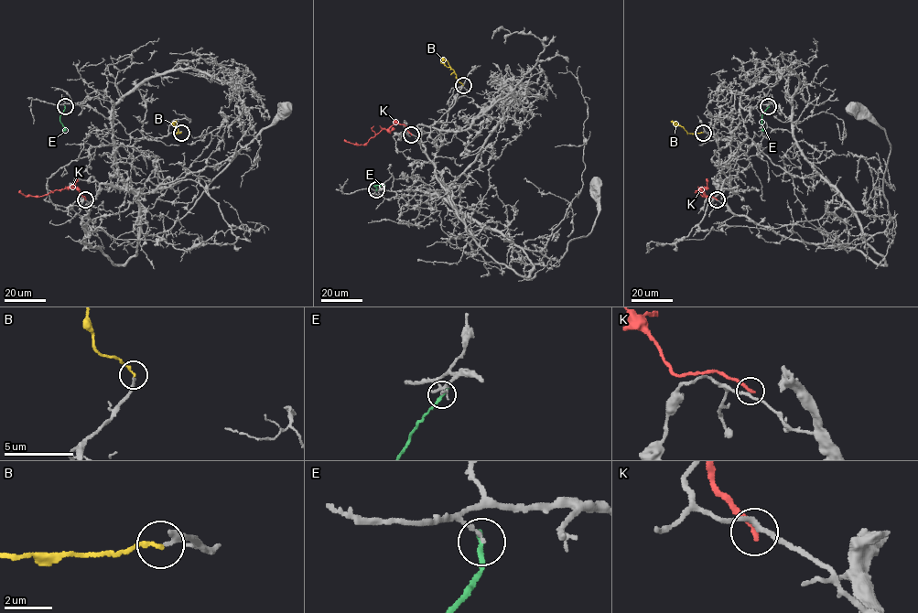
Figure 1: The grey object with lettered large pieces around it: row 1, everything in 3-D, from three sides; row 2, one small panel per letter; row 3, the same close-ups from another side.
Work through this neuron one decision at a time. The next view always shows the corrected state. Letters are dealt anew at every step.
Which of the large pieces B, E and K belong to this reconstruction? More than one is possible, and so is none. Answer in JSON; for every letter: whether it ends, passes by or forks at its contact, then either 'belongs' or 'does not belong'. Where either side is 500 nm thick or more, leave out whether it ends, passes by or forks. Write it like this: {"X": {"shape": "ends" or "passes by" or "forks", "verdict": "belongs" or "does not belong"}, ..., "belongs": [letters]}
{"B": {"shape": "ends", "verdict": "does not belong"}, "E": {"shape": "ends", "verdict": "does not belong"}, "K": {"shape": "ends", "verdict": "does not belong"}, "belongs": []}

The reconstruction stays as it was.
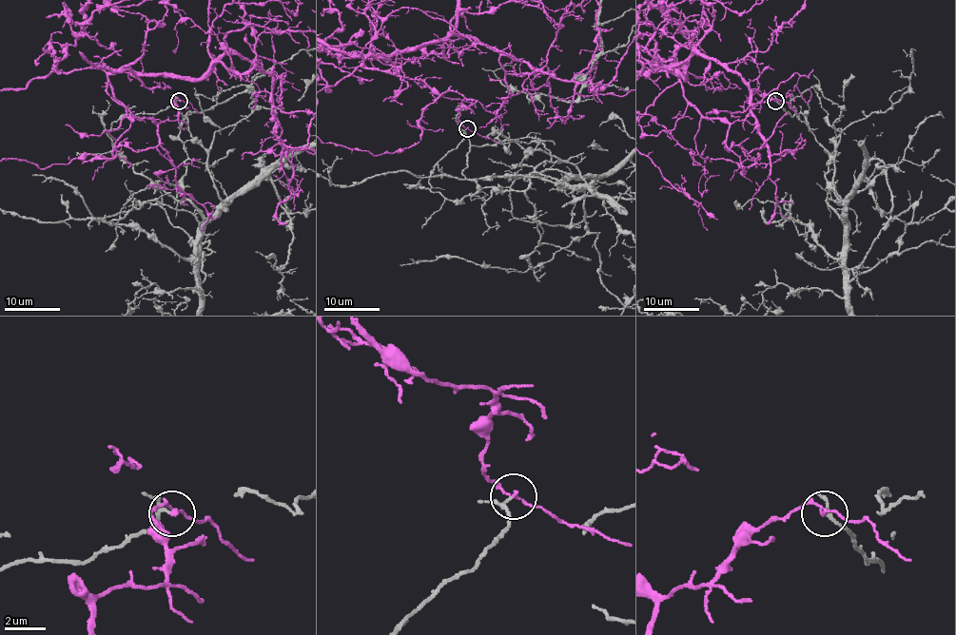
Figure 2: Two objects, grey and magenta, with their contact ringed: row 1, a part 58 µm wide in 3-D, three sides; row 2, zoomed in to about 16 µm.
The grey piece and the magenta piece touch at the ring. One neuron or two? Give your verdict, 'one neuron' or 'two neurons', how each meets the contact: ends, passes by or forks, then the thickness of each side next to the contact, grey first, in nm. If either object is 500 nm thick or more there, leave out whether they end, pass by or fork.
two neurons | grey passes by | magenta passes by | 140/110 nm

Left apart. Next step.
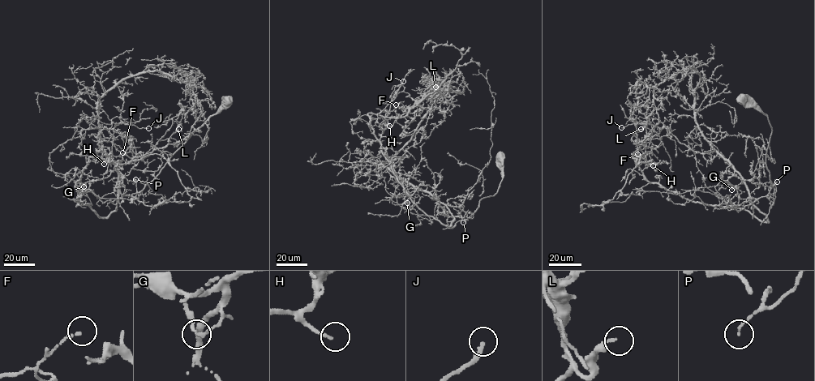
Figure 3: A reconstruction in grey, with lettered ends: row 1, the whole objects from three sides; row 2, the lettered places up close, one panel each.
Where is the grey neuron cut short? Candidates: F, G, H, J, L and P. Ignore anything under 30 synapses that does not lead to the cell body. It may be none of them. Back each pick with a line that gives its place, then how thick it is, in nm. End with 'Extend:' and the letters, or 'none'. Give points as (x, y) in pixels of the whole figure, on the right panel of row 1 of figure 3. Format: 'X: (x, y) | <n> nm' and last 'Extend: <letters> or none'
H: (653, 165) | 180 nm
J: (621, 127) | 180 nm
Extend: H, J

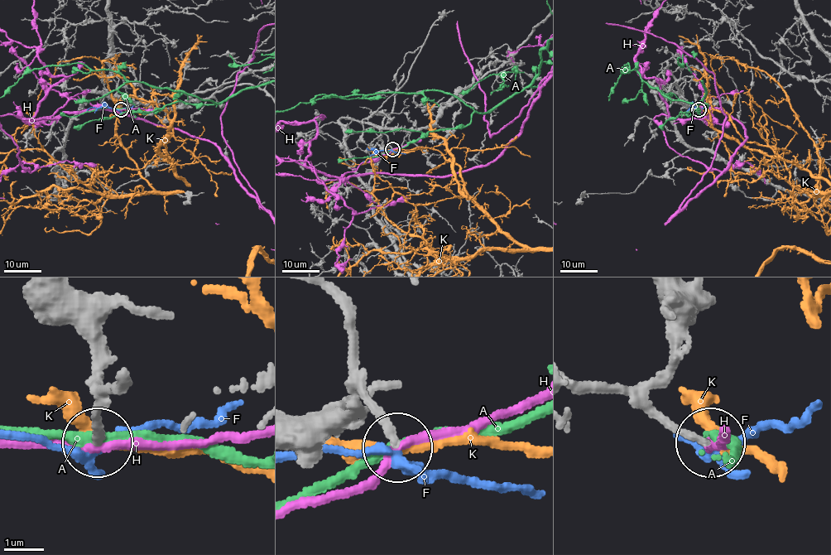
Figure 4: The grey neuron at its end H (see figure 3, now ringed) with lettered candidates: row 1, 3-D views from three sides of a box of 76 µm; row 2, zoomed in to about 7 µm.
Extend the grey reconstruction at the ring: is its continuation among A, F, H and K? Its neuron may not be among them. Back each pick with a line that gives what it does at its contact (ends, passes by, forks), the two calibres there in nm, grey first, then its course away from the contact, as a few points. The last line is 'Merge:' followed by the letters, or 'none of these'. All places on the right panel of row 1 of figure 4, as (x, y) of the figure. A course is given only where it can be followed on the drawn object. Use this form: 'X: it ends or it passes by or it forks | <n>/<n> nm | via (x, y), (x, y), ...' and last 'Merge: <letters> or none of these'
F: it forks | 190/190 nm
Merge: F

